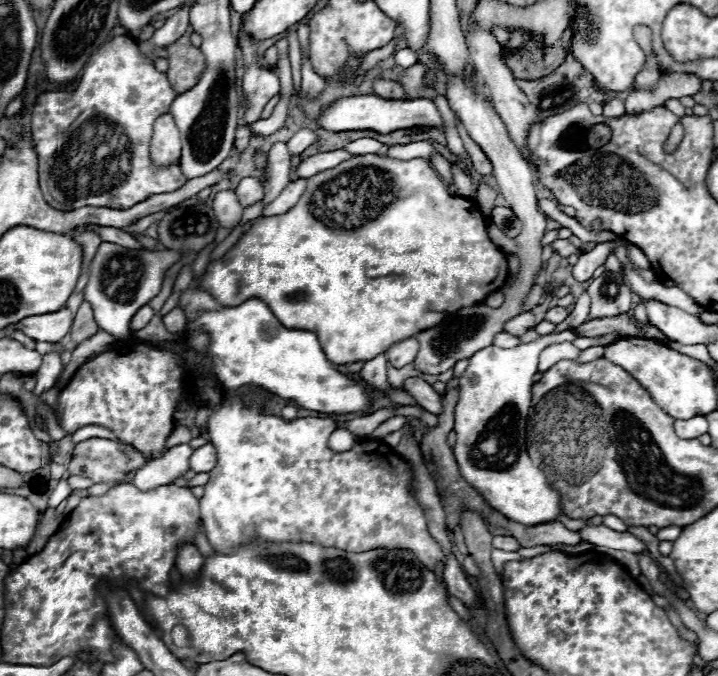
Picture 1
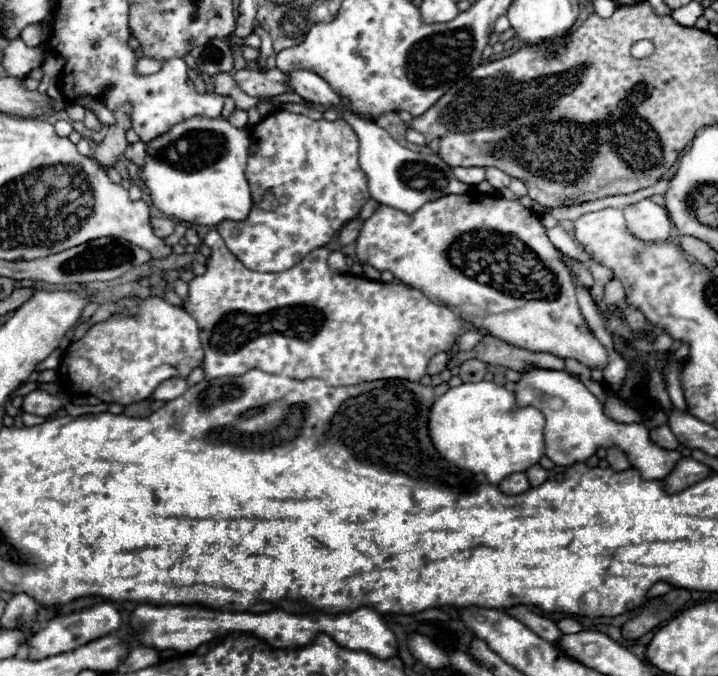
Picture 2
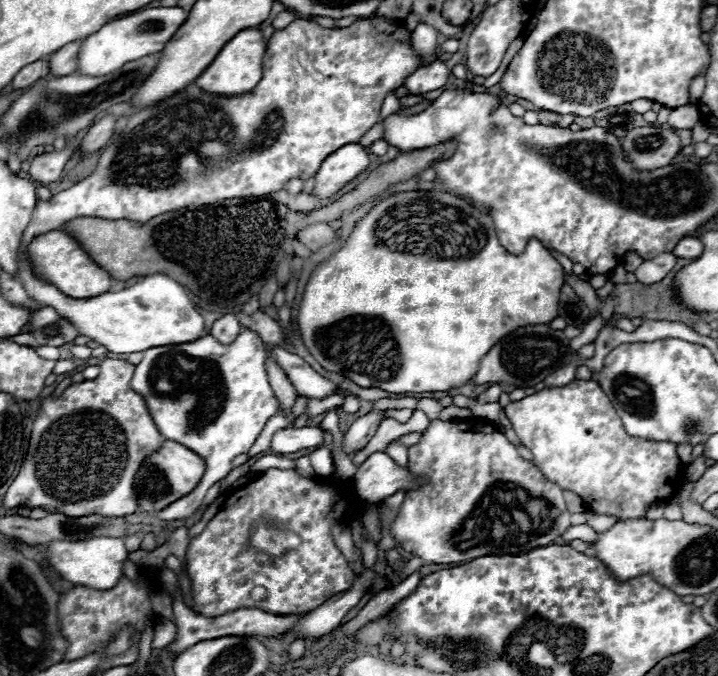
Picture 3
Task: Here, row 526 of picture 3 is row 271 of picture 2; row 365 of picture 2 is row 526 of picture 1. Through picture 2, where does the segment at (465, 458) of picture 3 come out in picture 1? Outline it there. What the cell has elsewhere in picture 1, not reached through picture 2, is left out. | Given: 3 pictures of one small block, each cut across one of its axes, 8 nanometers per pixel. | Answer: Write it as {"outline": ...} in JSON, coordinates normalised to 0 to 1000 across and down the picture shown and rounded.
{"outline":[[[819,772],[813,781],[805,784],[805,790],[813,802],[822,802],[838,814],[877,814],[883,820],[900,814],[900,808],[877,787],[855,787],[847,784],[841,775],[830,778]]]}

